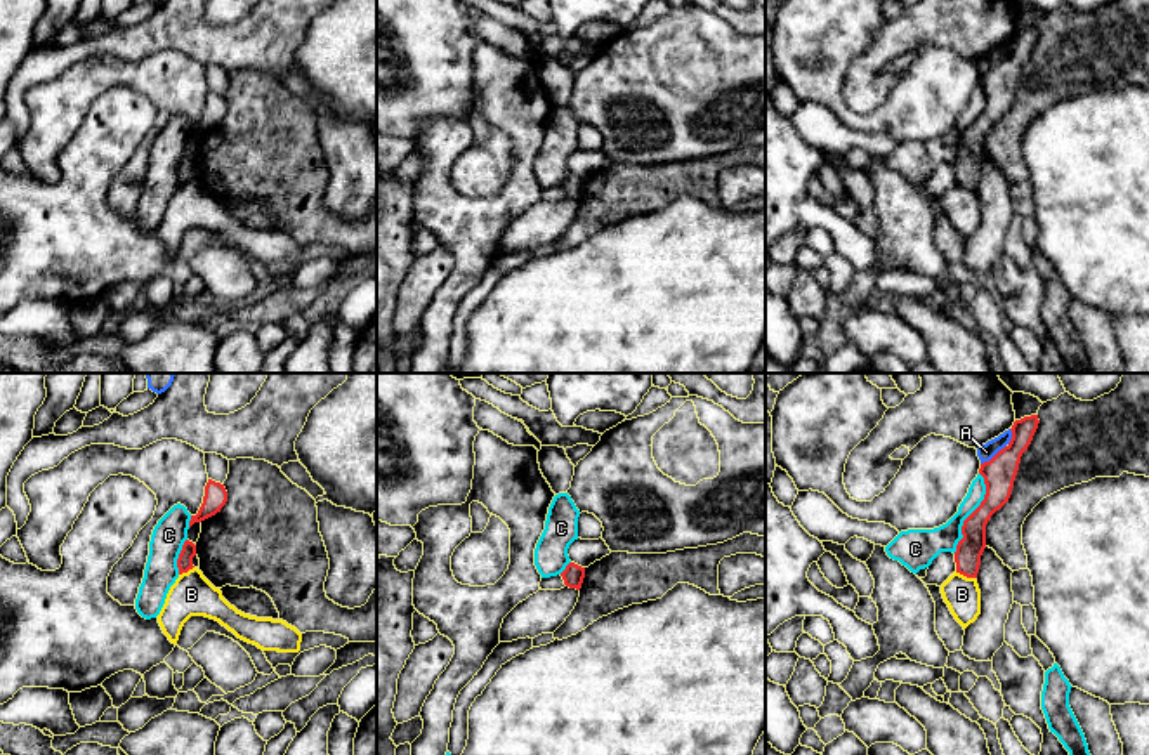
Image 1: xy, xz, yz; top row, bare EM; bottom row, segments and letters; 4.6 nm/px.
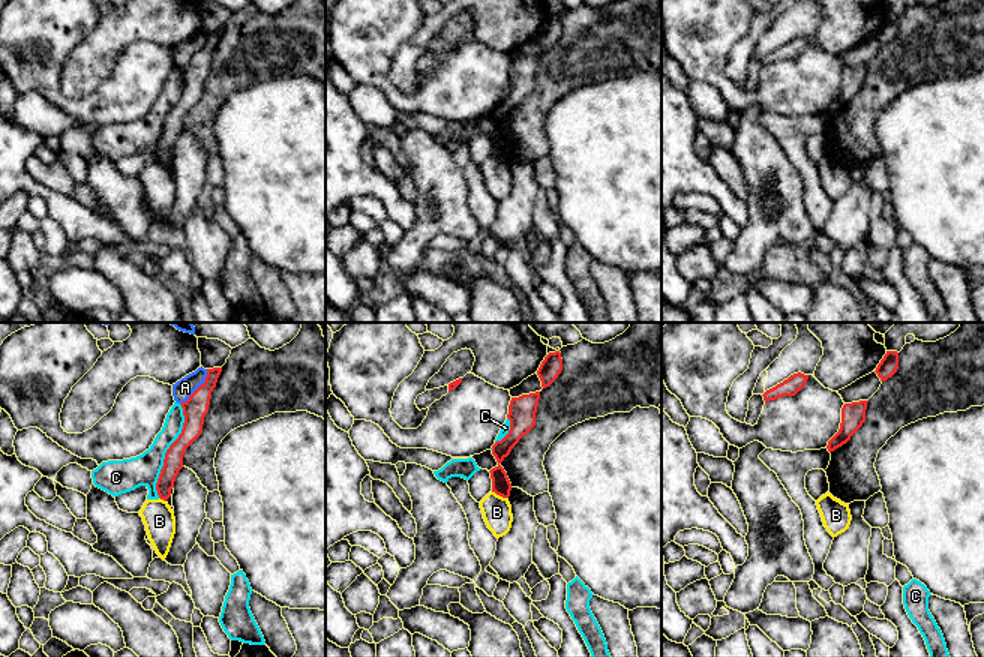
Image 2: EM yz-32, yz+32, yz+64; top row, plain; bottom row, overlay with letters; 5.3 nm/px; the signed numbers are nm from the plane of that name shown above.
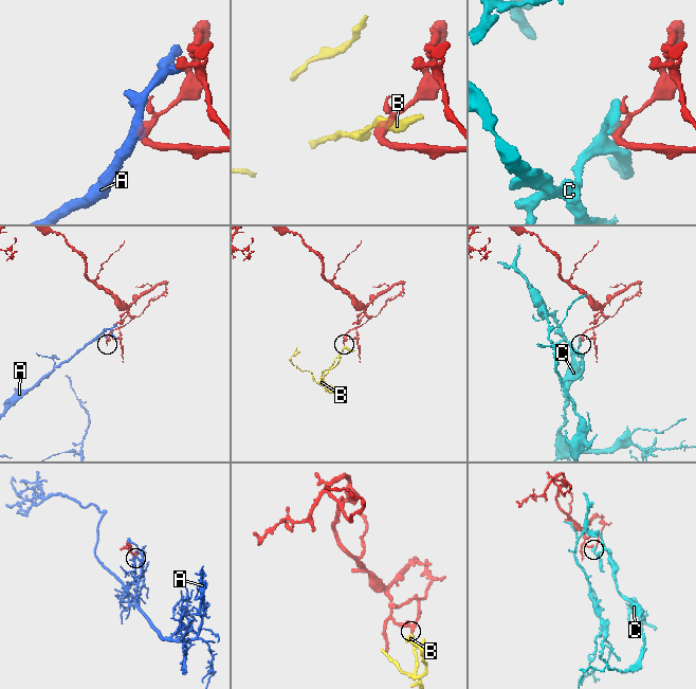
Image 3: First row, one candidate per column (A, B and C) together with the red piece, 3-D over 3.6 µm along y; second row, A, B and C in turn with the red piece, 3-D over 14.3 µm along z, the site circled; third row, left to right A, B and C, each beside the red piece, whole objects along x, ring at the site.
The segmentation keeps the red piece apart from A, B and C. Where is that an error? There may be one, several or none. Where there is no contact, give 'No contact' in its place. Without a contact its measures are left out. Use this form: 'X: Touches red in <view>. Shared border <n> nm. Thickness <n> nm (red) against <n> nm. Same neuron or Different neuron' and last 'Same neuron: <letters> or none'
A: Touches red in yz. Shared border 220 nm. Thickness 150 nm (red) against 80 nm. Different neuron
B: Touches red in yz. Shared border 100 nm. Thickness 120 nm (red) against 170 nm. Different neuron
C: Touches red in yz. Shared border 400 nm. Thickness 150 nm (red) against 140 nm. Different neuron
Same neuron: none

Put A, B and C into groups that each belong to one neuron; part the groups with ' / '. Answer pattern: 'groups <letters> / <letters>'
groups A / B / C

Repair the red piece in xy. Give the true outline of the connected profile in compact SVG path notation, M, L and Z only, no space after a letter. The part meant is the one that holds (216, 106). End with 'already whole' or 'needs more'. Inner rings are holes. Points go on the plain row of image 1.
M208 90L208 94L205 97L203 115L201 115L198 125L191 127L189 139L194 134L201 134L201 132L215 127L217 123L220 123L220 120L226 116L226 113L227 113L227 102L226 102L224 95Z; already whole

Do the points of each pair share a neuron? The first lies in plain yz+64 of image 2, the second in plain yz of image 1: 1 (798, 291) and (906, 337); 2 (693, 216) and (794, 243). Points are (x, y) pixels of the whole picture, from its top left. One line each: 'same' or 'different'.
1: same
2: different

